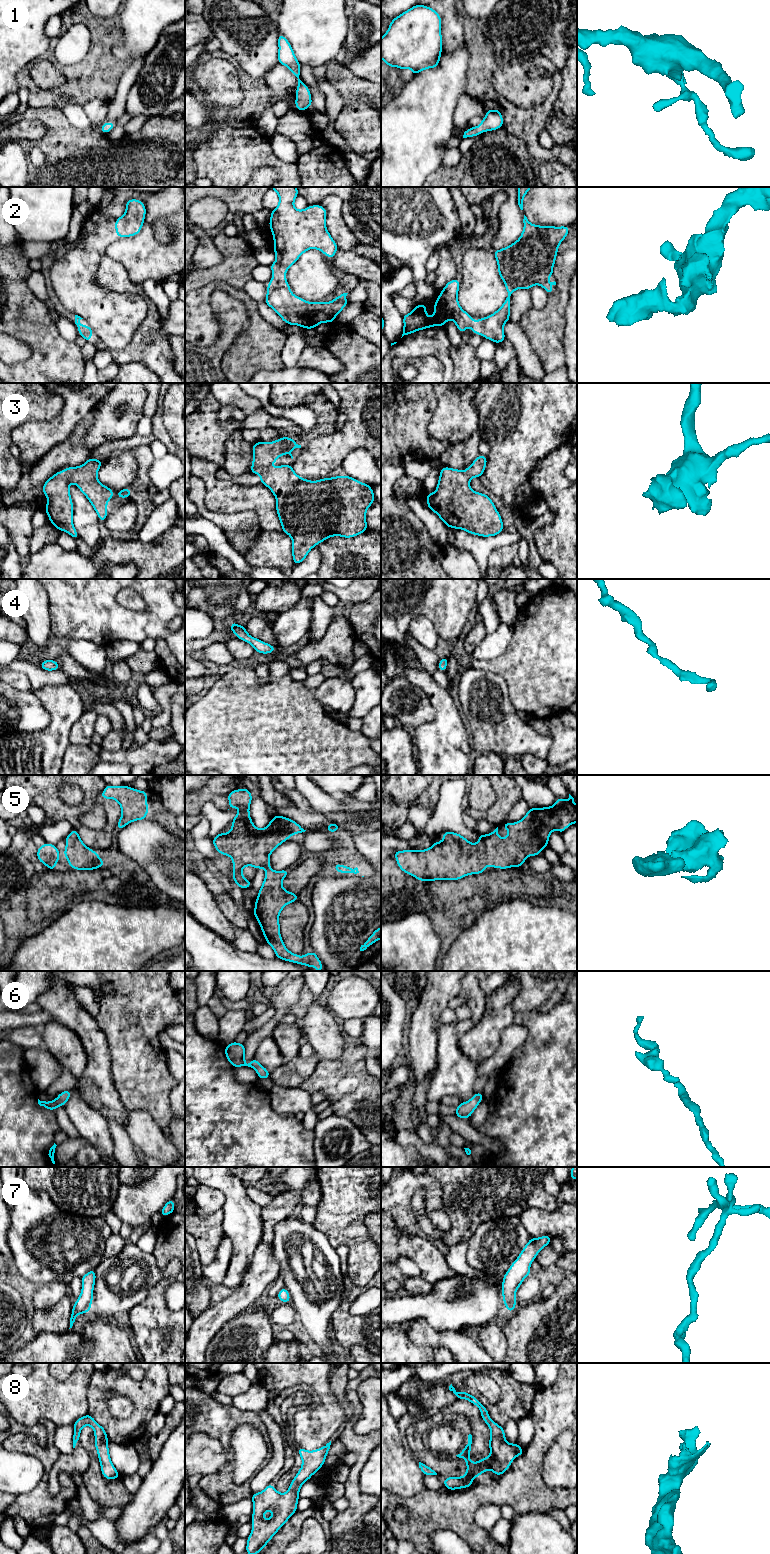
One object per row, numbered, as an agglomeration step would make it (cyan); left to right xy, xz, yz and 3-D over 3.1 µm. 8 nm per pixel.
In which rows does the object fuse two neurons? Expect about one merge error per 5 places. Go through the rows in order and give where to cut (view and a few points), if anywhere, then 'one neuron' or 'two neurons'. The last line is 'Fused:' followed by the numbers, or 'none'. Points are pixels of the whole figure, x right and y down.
1: cut none; one neuron
2: cut none; one neuron
3: cut none; one neuron
4: cut none; one neuron
5: cut none; one neuron
6: cut none; one neuron
7: cut none; one neuron
8: cut none; one neuron
Fused: none

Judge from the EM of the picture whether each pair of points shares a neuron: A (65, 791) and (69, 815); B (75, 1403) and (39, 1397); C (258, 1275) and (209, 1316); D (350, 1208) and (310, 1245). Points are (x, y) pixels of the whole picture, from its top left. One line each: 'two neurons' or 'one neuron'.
A: two neurons
B: one neuron
C: one neuron
D: two neurons

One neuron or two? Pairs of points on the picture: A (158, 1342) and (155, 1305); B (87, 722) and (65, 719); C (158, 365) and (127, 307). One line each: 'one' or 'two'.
A: one
B: two
C: two

